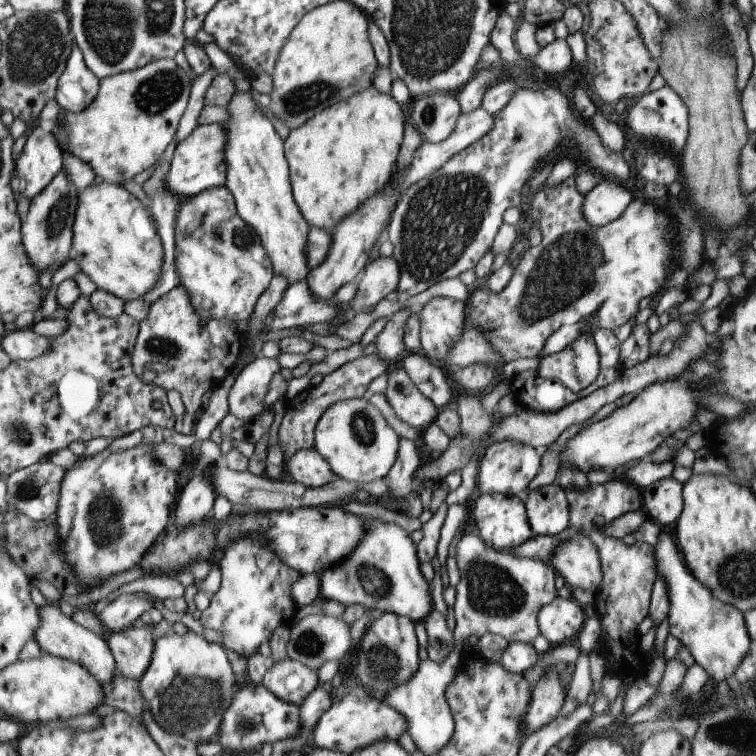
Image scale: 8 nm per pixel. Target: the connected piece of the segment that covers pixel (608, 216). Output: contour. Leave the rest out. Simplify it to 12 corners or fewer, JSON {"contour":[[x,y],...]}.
{"contour":[[604,179],[585,195],[590,227],[620,218],[633,200],[623,184]]}

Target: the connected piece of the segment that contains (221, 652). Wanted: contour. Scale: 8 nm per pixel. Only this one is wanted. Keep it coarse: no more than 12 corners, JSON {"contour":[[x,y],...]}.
{"contour":[[158,638],[139,692],[160,728],[217,740],[236,687],[223,646]]}

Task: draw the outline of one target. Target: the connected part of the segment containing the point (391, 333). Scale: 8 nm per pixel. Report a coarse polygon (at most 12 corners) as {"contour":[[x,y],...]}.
{"contour":[[394,314],[375,339],[375,354],[386,365],[406,349],[411,314]]}

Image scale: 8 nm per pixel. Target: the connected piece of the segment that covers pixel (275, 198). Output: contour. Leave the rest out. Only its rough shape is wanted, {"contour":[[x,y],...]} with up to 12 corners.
{"contour":[[252,98],[227,105],[225,186],[274,275],[307,278],[309,225],[284,141]]}

